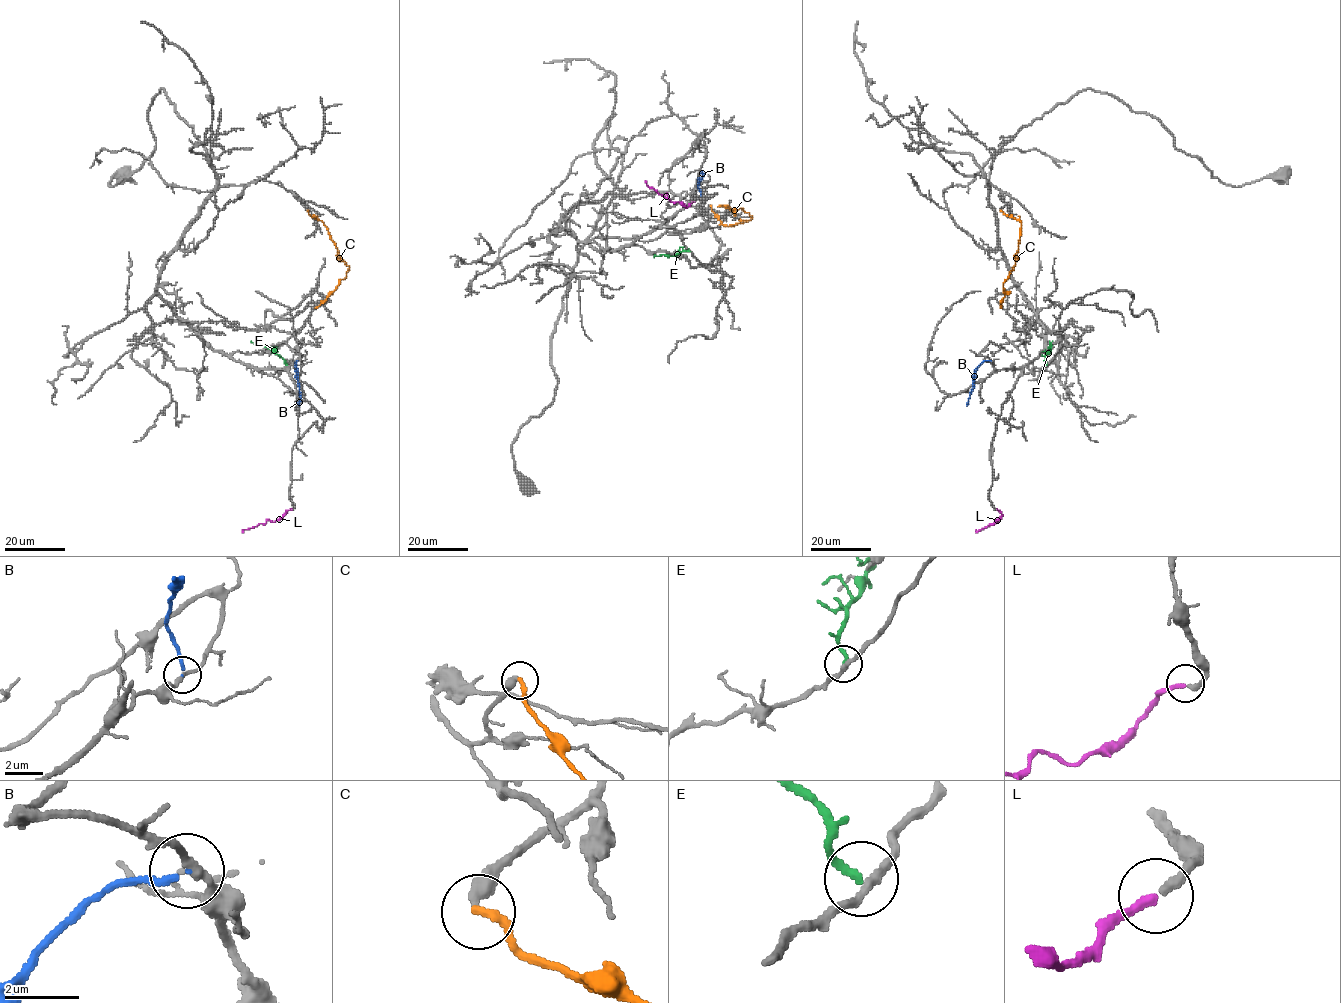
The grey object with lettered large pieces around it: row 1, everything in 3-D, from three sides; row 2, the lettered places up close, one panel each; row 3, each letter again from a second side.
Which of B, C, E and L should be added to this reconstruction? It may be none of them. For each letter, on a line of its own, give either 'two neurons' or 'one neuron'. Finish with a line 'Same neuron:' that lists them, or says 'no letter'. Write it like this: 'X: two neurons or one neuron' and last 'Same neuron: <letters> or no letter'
B: two neurons
C: two neurons
E: two neurons
L: one neuron
Same neuron: L

